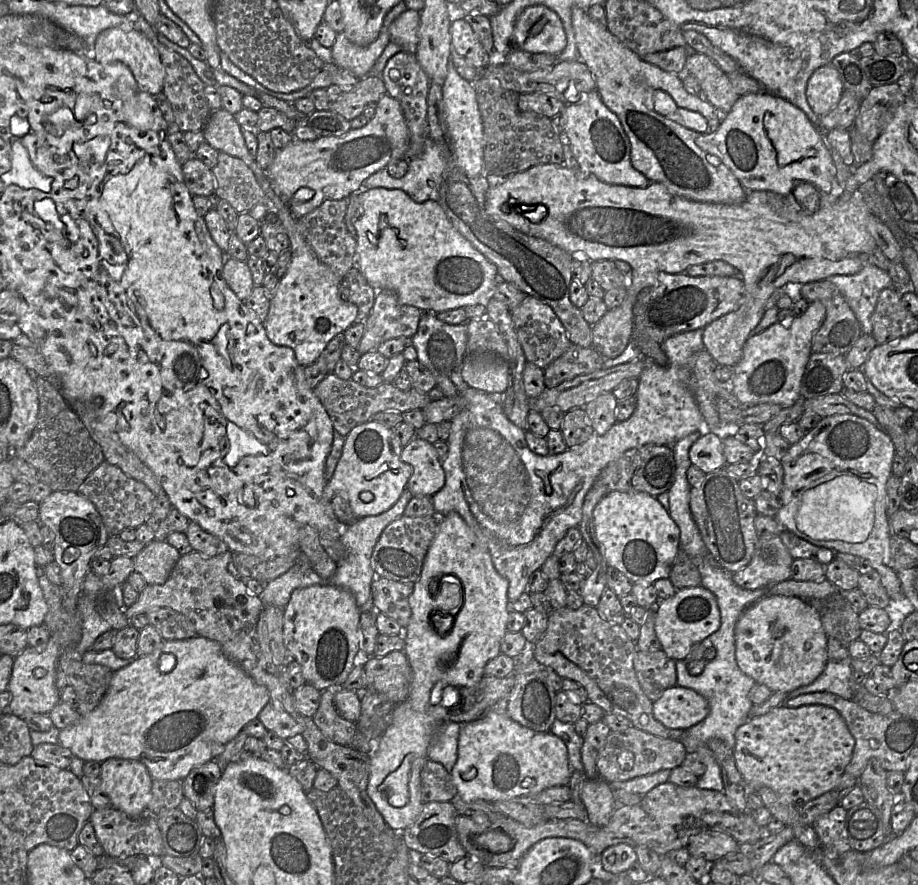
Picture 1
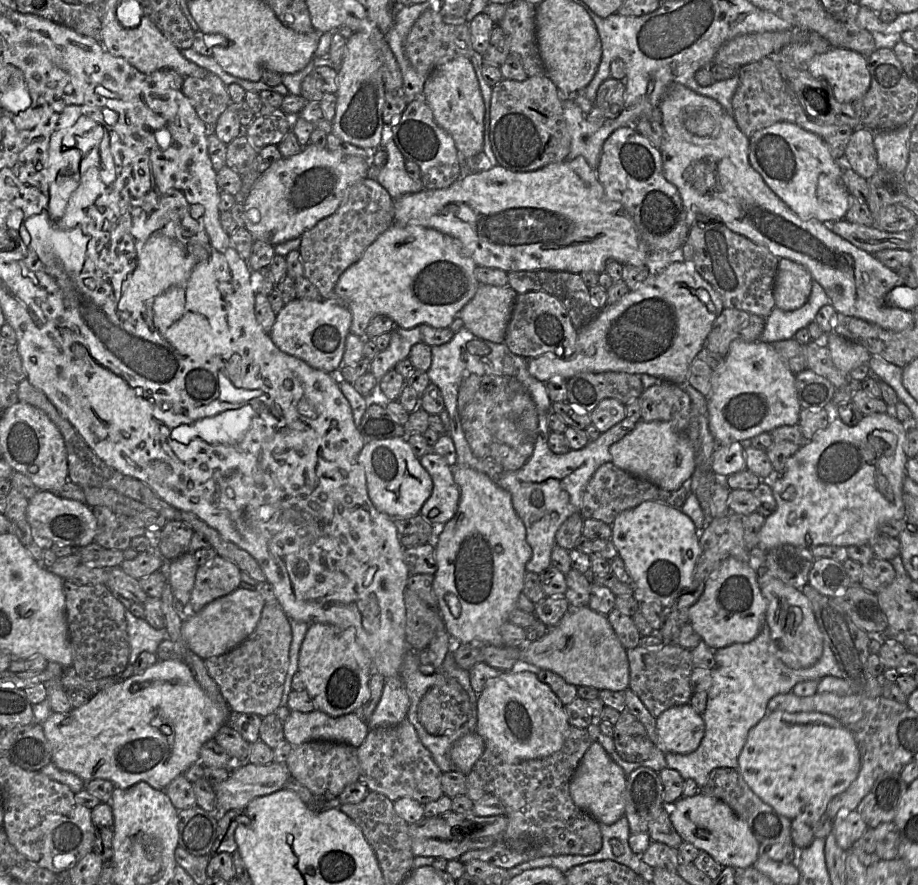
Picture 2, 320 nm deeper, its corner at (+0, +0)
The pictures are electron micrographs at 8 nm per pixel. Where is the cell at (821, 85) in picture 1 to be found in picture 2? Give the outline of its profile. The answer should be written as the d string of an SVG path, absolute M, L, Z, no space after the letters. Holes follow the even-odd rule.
M831 48L808 63L808 72L826 81L840 103L853 103L867 93L871 76L867 57L846 48Z

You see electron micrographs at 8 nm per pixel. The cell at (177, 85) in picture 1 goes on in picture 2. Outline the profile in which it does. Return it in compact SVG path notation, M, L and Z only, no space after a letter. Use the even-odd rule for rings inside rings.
M209 73L203 78L193 76L185 77L181 91L189 99L199 118L210 127L211 131L218 118L228 108L232 101L228 94L227 86L214 73Z

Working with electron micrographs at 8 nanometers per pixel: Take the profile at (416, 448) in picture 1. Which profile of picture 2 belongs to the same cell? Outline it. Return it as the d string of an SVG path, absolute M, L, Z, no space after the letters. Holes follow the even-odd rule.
M434 452L422 456L419 460L433 481L432 493L419 514L434 527L442 528L456 514L460 500L453 467L444 457Z

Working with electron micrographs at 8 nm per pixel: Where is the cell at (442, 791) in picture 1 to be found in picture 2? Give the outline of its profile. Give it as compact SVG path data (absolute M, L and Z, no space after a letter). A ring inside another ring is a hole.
M406 717L390 727L371 728L357 748L357 756L360 765L358 781L392 802L409 797L424 805L444 795L441 787L442 771L420 742L414 726Z

